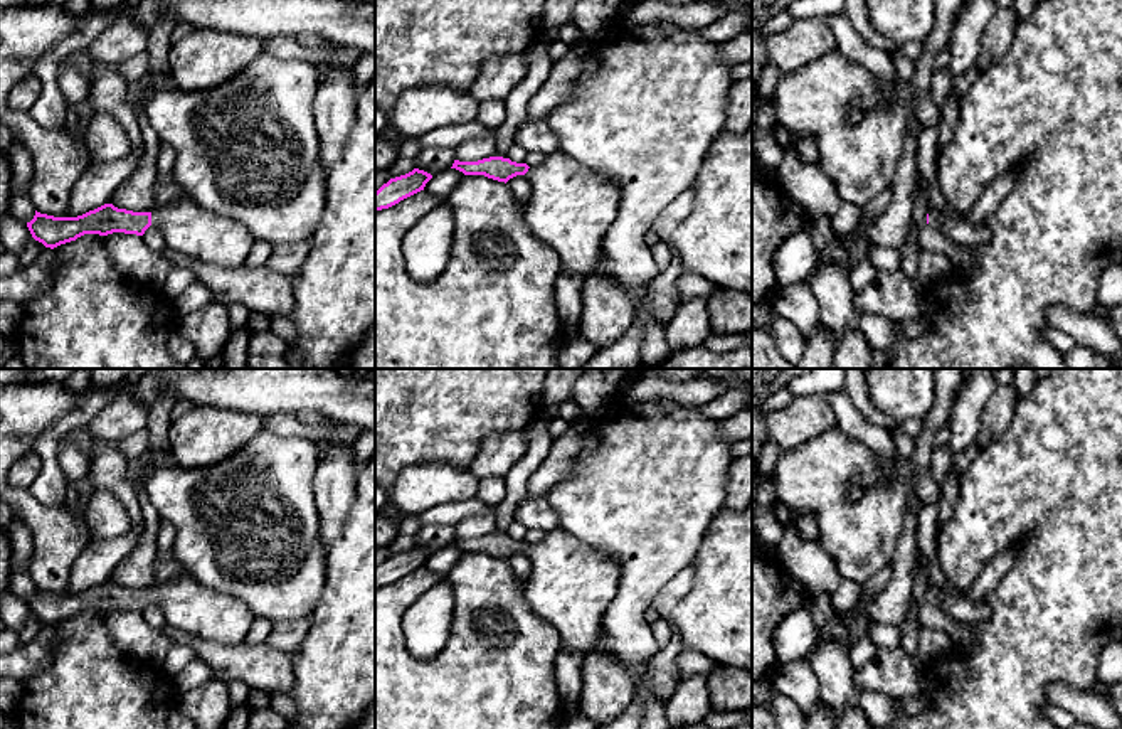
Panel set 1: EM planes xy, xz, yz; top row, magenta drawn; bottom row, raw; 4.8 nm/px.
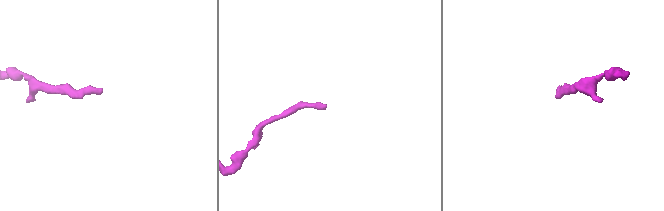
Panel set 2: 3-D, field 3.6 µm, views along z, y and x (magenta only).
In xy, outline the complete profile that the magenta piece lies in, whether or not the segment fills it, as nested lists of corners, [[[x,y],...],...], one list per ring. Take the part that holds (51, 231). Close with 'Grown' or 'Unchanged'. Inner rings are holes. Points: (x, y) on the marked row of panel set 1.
[[[187,195],[150,212],[133,212],[104,204],[77,217],[54,217],[35,210],[34,219],[27,222],[32,237],[50,249],[84,234],[143,236],[150,226],[158,227],[167,247],[183,254],[187,261],[224,269],[246,264],[256,242],[242,224],[204,210]]]. Grown

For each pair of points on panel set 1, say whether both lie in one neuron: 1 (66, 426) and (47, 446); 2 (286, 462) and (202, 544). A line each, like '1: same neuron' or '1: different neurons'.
1: same neuron
2: same neuron

